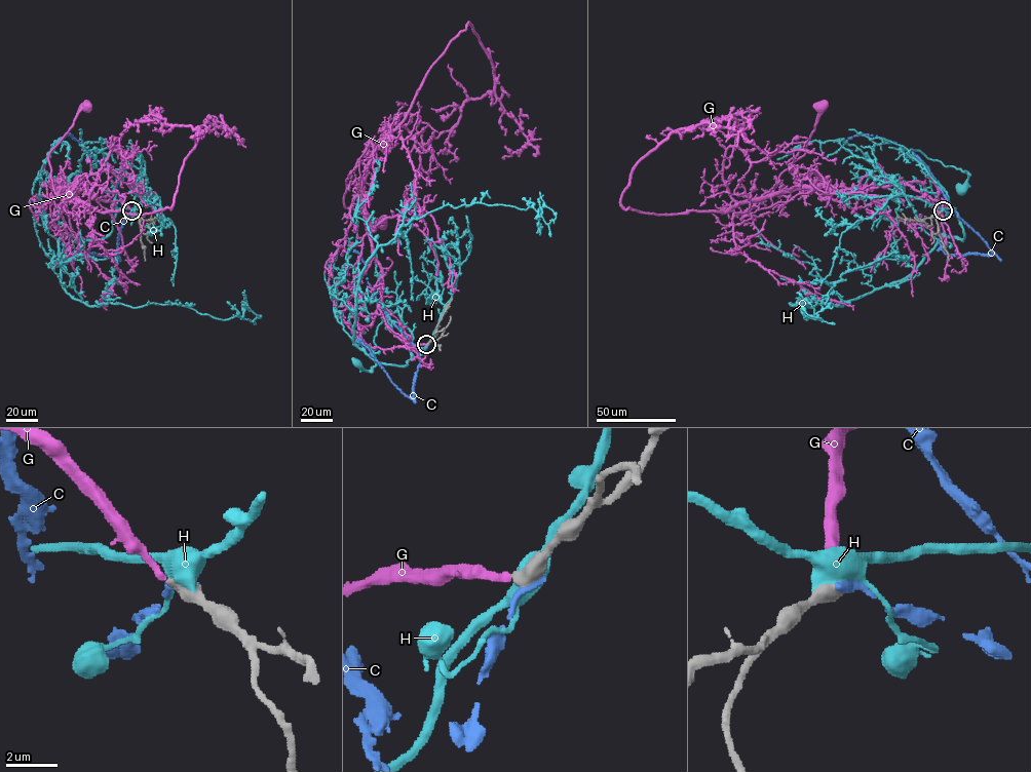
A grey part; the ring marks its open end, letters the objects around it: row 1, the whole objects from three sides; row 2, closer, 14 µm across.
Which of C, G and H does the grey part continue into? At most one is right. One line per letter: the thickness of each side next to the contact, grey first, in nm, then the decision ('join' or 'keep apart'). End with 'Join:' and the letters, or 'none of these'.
C: 650/420 nm | keep apart
G: 500/280 nm | join
H: 700/700 nm | keep apart
Join: G

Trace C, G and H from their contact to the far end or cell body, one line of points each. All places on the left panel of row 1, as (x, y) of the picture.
C: (132, 210), (126, 216), (112, 181), (89, 151), (70, 133), (58, 139)
G: (131, 210), (99, 200), (84, 184), (67, 189), (89, 213), (54, 192), (48, 154), (87, 107)
H: (132, 210), (116, 206), (116, 177), (99, 149), (87, 150), (78, 160), (80, 171), (61, 189)

